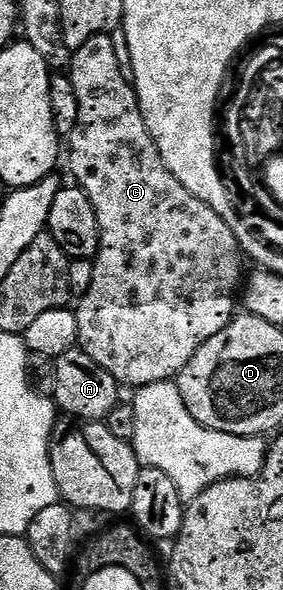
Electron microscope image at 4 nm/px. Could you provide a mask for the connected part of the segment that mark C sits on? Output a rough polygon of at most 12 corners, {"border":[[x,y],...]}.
{"border":[[120,46],[72,52],[71,173],[99,224],[78,348],[178,378],[245,257],[181,187]]}

